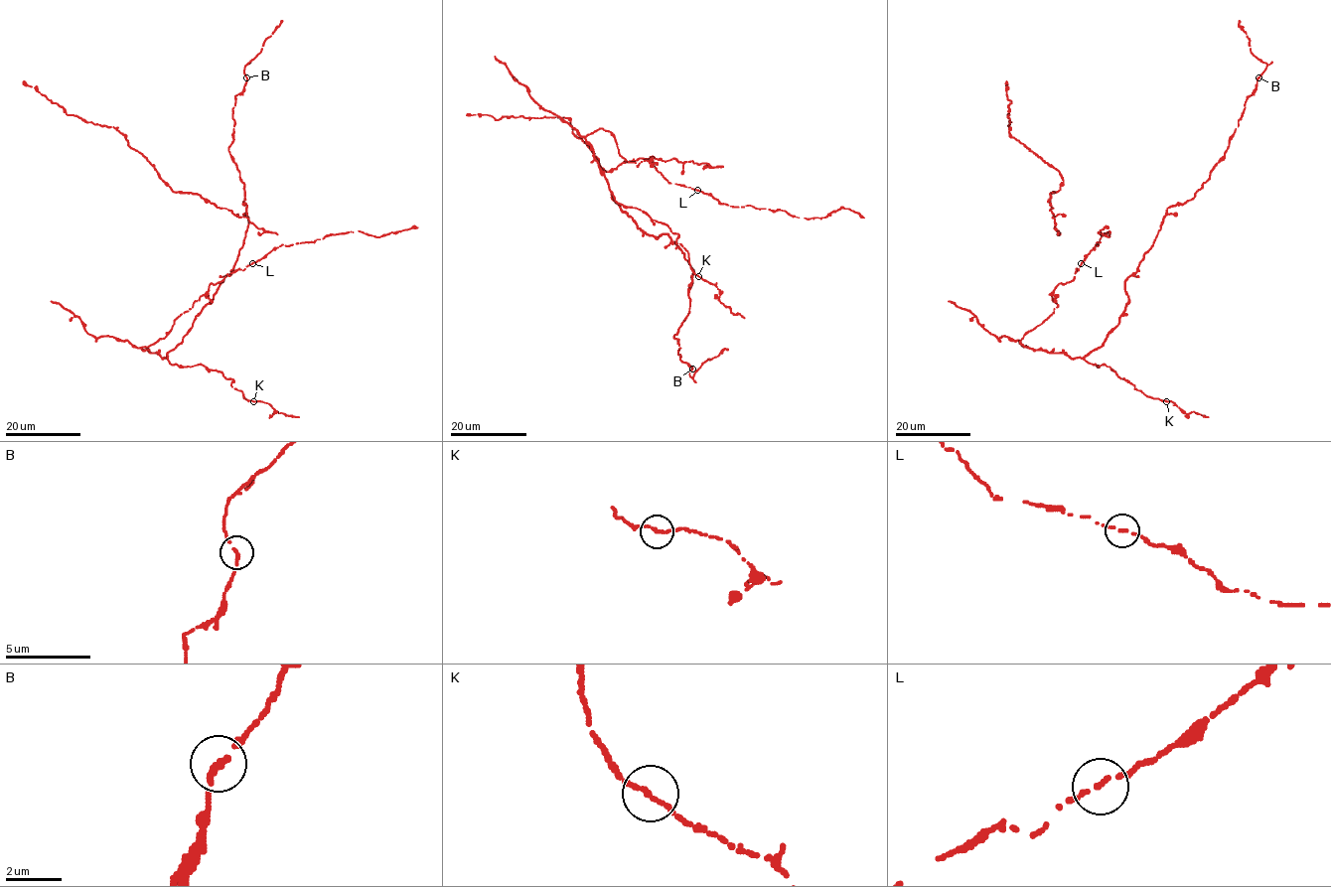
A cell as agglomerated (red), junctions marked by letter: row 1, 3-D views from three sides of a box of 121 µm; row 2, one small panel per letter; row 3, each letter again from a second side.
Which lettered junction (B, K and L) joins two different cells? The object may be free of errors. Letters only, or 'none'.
none

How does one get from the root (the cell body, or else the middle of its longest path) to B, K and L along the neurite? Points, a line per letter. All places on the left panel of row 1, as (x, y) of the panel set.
B: (154, 343), (141, 349), (165, 358), (182, 341), (243, 243), (247, 206), (228, 148), (235, 96), (246, 77)
K: (154, 343), (141, 349), (172, 365), (218, 370), (253, 401)
L: (154, 343), (166, 336), (174, 321), (191, 309), (211, 283), (216, 284), (252, 263)

